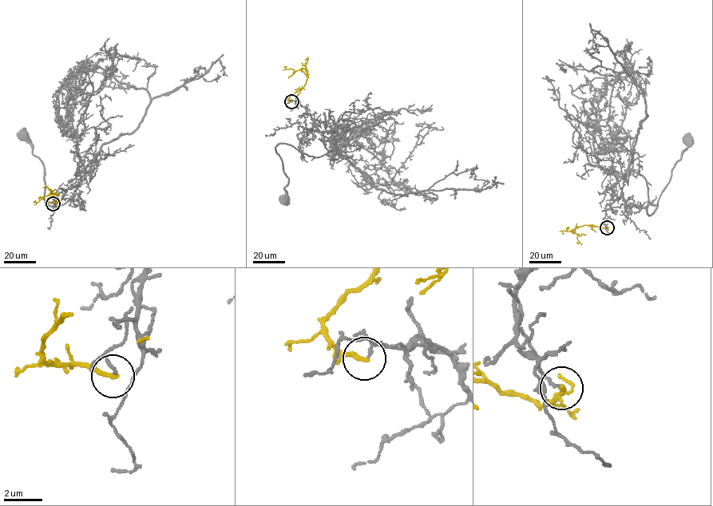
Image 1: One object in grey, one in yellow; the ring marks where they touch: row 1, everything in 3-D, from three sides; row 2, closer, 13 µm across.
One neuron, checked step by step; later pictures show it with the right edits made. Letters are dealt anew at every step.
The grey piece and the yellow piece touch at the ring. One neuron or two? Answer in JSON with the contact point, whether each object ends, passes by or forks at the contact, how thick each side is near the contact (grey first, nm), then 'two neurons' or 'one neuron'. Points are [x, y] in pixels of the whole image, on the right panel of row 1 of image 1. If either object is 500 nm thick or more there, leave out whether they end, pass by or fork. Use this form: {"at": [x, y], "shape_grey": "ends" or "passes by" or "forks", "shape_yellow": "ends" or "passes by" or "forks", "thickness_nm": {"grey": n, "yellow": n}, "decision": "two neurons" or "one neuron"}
{"at": [607, 227], "shape_grey": "ends", "shape_yellow": "ends", "thickness_nm": {"grey": 120, "yellow": 240}, "decision": "two neurons"}

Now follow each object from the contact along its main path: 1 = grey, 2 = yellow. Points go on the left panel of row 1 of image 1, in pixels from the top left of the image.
1: (53, 203), (57, 189), (77, 185), (90, 168), (72, 198), (49, 206), (43, 163), (24, 132)
2: (53, 203), (46, 200), (58, 195), (44, 195), (37, 202), (33, 202)

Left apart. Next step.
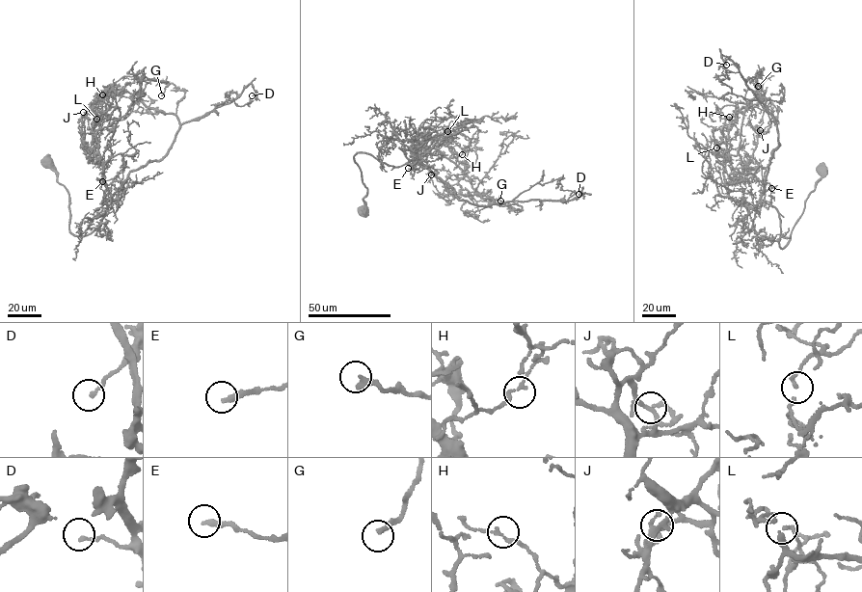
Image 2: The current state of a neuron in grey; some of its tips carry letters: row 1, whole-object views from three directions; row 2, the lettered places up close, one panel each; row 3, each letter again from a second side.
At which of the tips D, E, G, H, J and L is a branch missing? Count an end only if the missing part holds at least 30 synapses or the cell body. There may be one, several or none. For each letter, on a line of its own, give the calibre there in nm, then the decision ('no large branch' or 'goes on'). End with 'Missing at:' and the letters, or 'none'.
D: 170 nm thick; no large branch
E: 240 nm thick; no large branch
G: 240 nm thick; no large branch
H: 120 nm thick; no large branch
J: 160 nm thick; no large branch
L: 120 nm thick; no large branch
Missing at: none

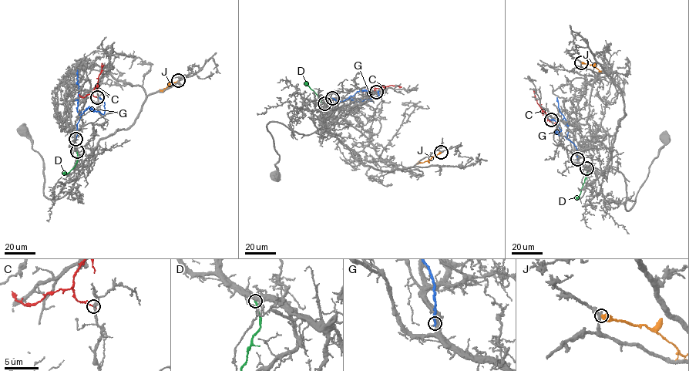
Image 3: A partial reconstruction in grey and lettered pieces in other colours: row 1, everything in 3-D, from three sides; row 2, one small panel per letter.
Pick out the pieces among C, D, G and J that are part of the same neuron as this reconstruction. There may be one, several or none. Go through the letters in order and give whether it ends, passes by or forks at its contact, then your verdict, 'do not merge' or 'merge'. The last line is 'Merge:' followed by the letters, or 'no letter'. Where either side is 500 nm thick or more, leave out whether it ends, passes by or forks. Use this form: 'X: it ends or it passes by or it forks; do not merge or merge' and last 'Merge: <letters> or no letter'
C: it ends; do not merge
D: it ends; do not merge
G: do not merge
J: do not merge
Merge: no letter

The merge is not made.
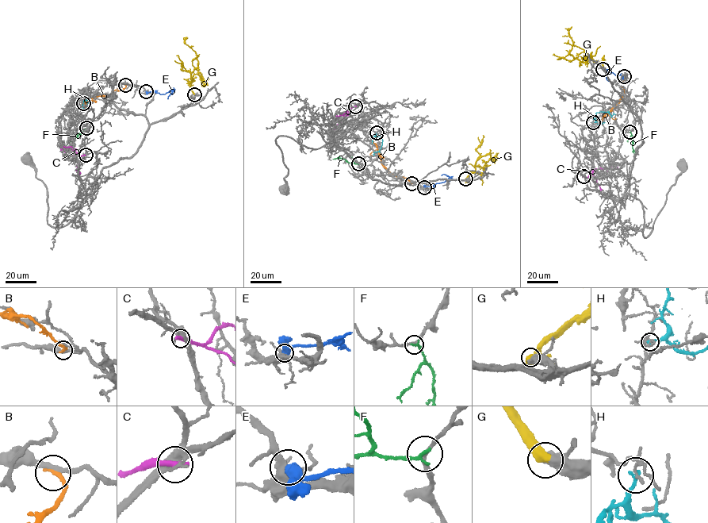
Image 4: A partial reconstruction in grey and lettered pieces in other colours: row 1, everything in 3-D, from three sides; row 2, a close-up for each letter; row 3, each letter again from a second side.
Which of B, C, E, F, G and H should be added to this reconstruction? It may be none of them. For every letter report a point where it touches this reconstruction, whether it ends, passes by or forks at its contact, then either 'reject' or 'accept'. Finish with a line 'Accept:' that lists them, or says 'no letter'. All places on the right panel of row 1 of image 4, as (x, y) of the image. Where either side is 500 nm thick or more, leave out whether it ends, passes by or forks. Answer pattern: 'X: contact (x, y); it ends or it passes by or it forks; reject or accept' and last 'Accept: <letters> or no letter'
B: contact (624, 77); it ends; reject
C: contact (583, 176); it ends; reject
E: contact (624, 76); reject
F: contact (629, 132); it ends; reject
G: contact (602, 69); accept
H: contact (593, 122); it ends; reject
Accept: G

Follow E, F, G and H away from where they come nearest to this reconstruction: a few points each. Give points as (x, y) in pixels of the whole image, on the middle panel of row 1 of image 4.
E: (424, 187), (450, 180), (445, 174), (442, 175)
F: (358, 163), (349, 163), (341, 158), (332, 159)
G: (466, 178), (475, 170), (476, 159), (489, 155), (493, 160)
H: (376, 132), (376, 136), (382, 140), (380, 148), (373, 156)

